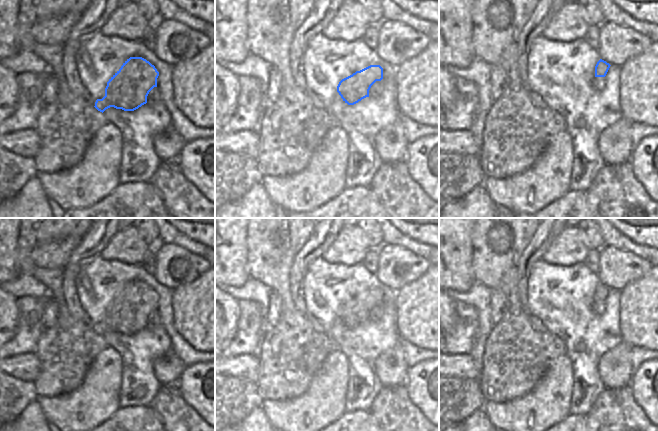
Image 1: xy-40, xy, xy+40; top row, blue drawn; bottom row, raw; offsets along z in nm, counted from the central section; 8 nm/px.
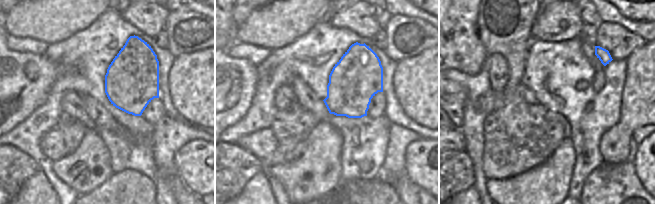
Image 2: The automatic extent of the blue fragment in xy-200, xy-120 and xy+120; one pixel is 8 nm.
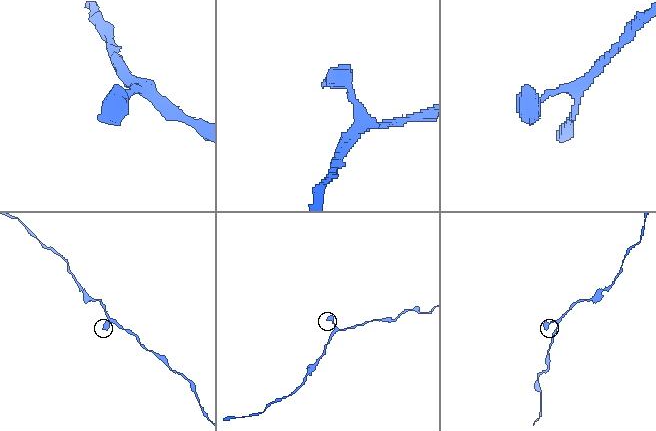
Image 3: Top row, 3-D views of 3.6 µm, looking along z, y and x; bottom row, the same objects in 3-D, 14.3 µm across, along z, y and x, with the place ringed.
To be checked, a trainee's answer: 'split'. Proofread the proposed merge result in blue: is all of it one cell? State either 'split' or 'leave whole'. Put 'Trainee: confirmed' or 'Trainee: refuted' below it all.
leave whole
Trainee: refuted

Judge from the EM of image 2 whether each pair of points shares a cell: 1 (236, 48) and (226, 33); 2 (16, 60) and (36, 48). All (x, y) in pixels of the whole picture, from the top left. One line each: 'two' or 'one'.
1: two
2: two

